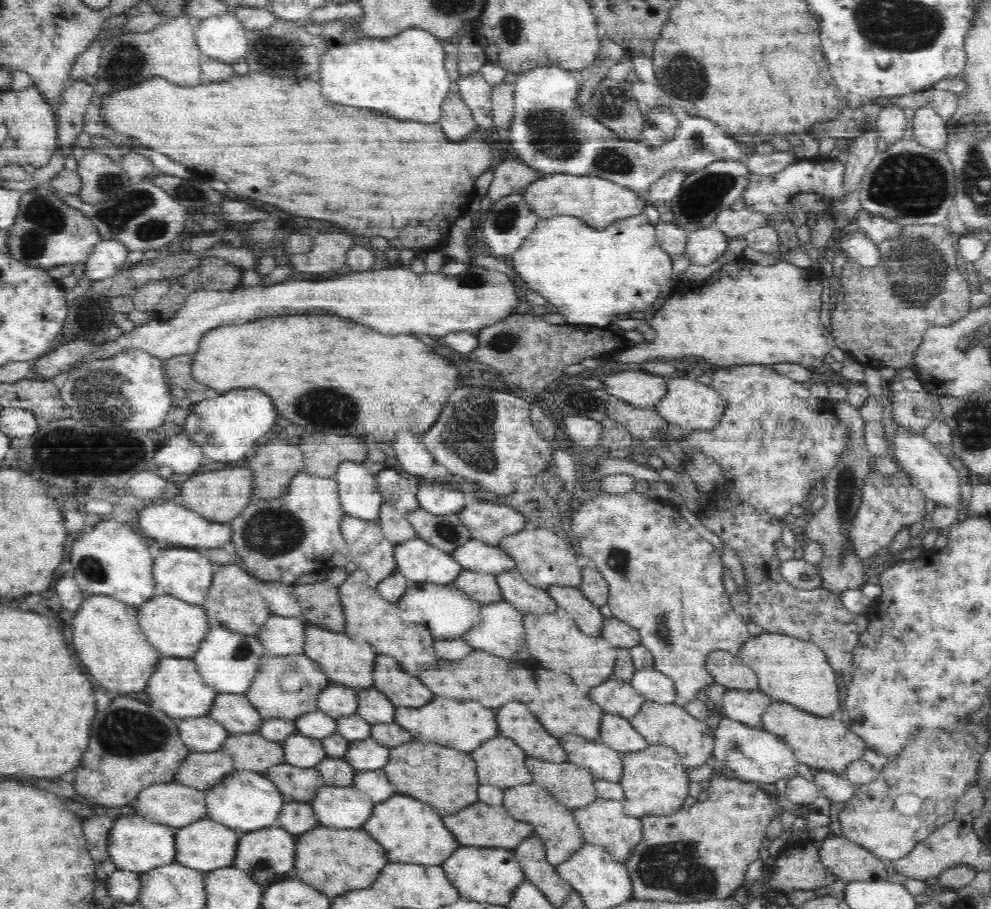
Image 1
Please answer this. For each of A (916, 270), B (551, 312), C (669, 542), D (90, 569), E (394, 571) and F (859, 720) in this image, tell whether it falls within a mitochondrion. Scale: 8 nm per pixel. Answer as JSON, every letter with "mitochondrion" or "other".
{"A":"mitochondrion","B":"other","C":"other","D":"mitochondrion","E":"other","F":"other"}

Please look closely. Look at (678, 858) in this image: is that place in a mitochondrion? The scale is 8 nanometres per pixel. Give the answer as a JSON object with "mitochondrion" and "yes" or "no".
{"mitochondrion":"yes"}

